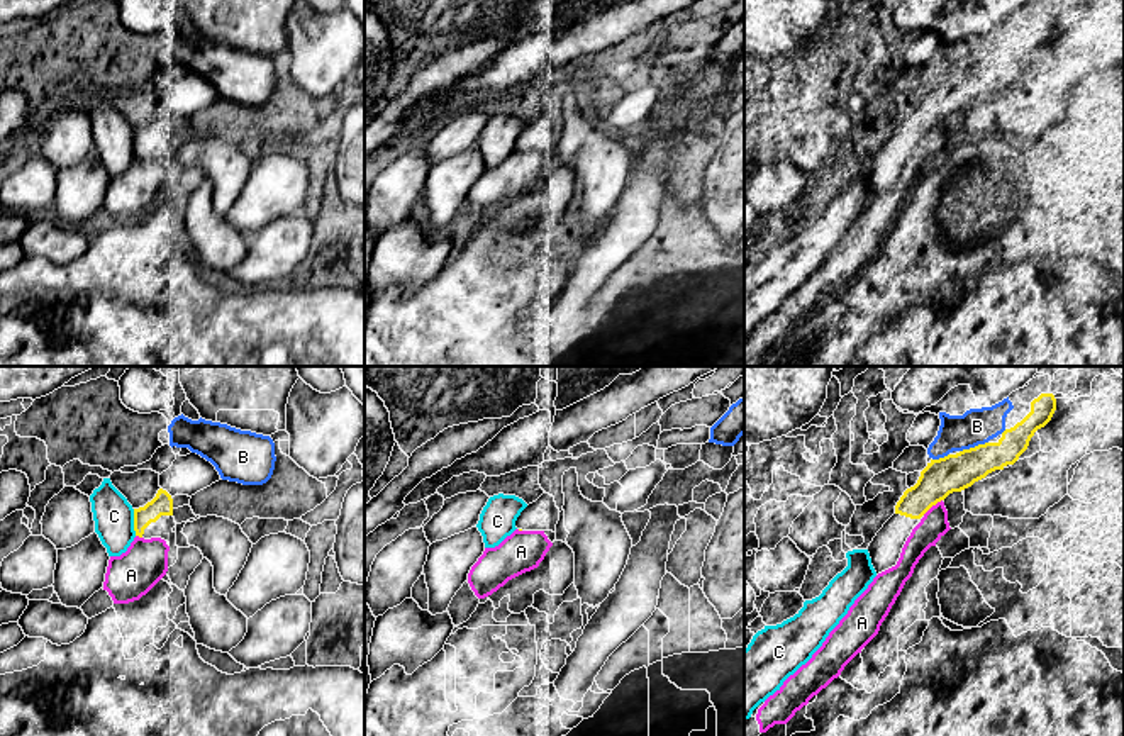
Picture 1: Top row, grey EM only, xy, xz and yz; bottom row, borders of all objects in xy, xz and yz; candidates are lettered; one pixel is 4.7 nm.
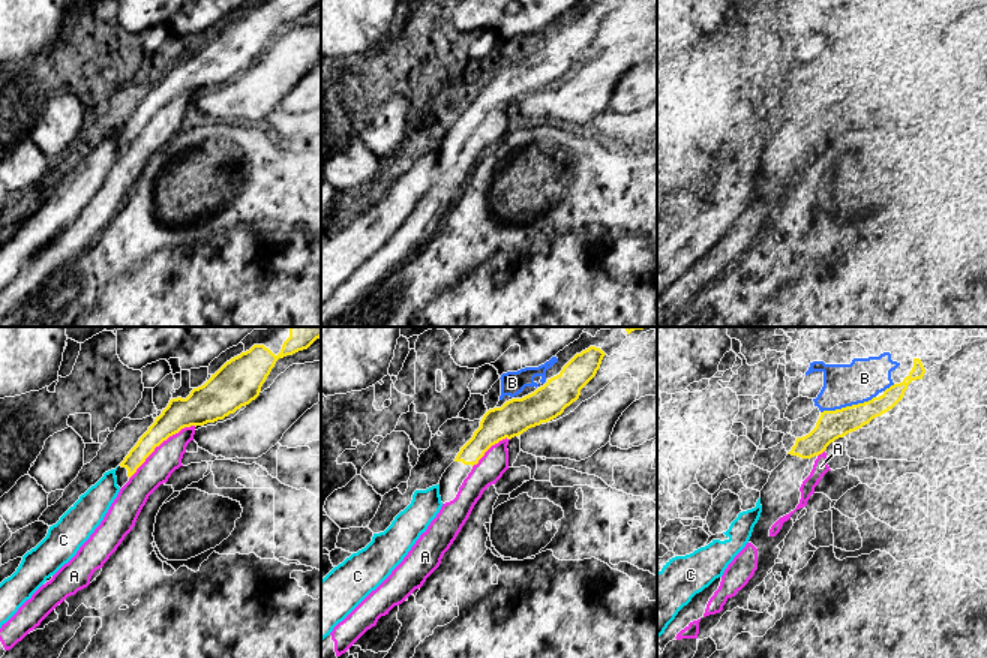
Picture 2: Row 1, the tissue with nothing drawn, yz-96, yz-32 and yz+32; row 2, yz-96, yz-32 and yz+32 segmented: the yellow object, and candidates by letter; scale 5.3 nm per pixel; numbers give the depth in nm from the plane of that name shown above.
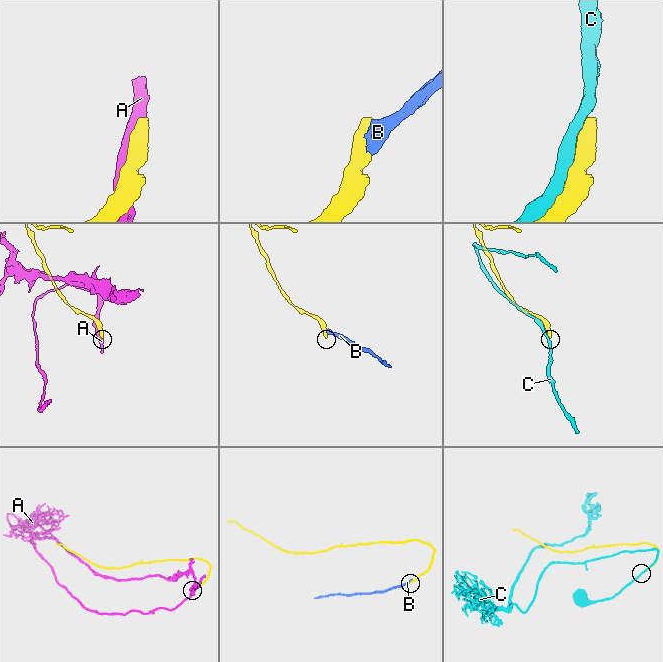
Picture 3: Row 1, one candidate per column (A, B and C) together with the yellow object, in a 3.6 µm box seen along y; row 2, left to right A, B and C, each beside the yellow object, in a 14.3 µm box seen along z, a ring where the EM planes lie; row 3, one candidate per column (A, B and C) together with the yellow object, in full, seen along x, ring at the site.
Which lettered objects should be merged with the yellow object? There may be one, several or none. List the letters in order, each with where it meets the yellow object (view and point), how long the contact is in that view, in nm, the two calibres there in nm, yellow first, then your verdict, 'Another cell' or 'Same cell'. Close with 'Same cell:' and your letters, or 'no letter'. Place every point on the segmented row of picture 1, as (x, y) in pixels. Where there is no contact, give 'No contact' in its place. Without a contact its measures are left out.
A: Touches yellow at yz (931, 506). Shared border 120 nm. Thickness 180 nm (yellow) against 130 nm. Another cell
B: Touches yellow at yz (975, 446). Shared border 140 nm. Thickness 180 nm (yellow) against 180 nm. Another cell
C: Touches yellow at xy (134, 523). Shared border 130 nm. Thickness 100 nm (yellow) against 190 nm. Another cell
Same cell: no letter

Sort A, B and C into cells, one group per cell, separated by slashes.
A / B / C

